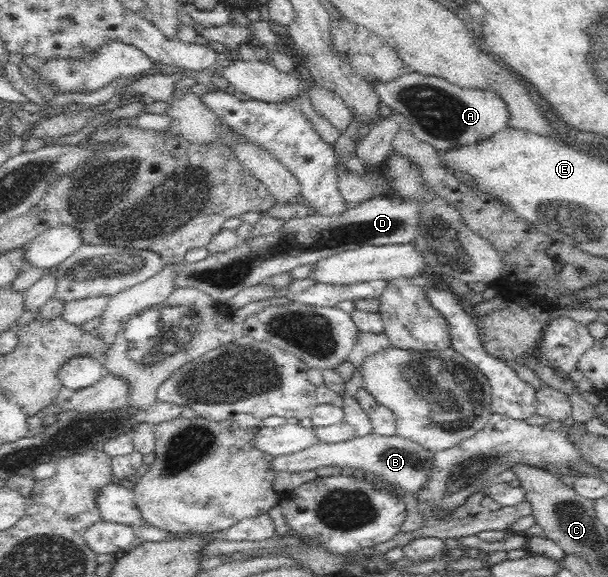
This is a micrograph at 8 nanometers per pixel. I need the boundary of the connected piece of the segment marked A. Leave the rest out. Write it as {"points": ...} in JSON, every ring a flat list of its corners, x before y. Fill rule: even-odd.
{"points":[[415,71,405,73,392,81,370,80,379,101,400,113,405,126,413,136,437,149,452,149,462,145,476,145,490,139,507,125,506,104,496,92,484,89,464,89,448,83,441,77,422,75]]}

